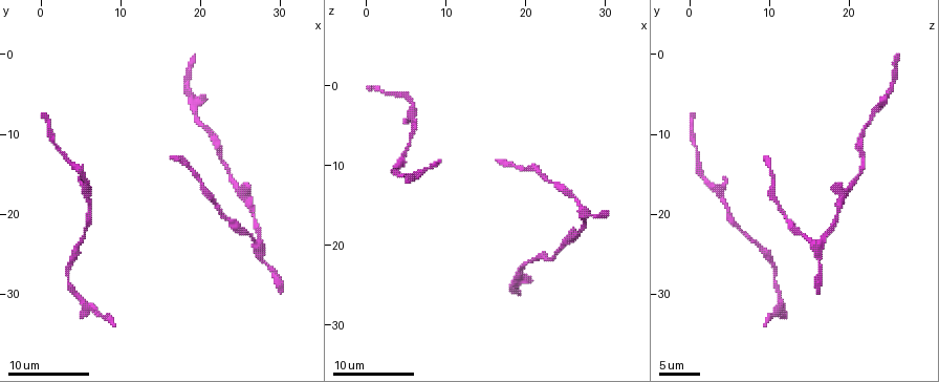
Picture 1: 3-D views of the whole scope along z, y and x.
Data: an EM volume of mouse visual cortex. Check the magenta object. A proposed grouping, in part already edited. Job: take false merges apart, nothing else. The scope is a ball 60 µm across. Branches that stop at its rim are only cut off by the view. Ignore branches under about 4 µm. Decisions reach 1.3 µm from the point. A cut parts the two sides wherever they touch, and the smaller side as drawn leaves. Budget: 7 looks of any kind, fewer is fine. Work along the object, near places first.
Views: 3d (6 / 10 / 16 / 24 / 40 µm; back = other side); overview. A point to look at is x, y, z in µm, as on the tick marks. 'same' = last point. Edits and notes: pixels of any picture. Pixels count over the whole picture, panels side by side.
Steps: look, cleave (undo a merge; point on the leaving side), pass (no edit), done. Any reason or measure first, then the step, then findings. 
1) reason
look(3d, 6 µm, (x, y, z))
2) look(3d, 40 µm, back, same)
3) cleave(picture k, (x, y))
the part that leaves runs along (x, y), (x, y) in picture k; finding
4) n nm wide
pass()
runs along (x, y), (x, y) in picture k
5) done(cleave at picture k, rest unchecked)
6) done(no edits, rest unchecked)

calibre changes
look(3d, 6 µm, (3.2, 13.0, 1.2))

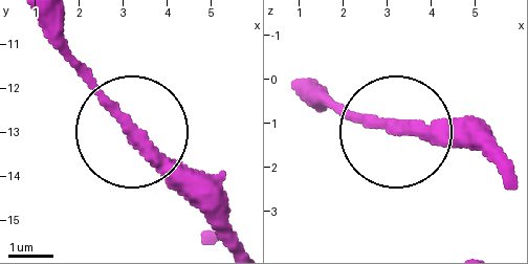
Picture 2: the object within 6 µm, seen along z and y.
other side
look(3d, 6 µm, back, (3.35, 13.10, 1.05))

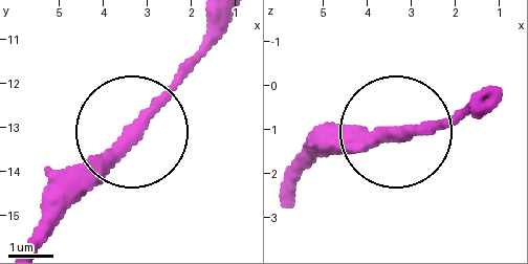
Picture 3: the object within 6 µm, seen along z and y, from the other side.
290 nm wide
pass()
continuous, no second cell

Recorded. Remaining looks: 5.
thick turns thin
look(3d, 10 µm, (26.2, 18.8, 19.2))

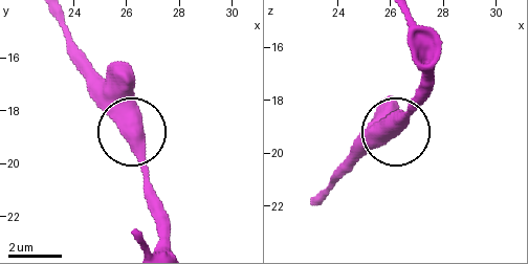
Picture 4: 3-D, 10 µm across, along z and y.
look(3d, 6 µm, (25.9, 18.7, 19.0))

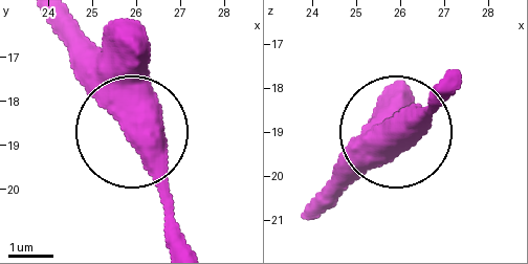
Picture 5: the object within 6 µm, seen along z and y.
pass()
continuous, no second cell

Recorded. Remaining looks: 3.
look(3d, 6 µm, (5.8, 17.6, 4.2))

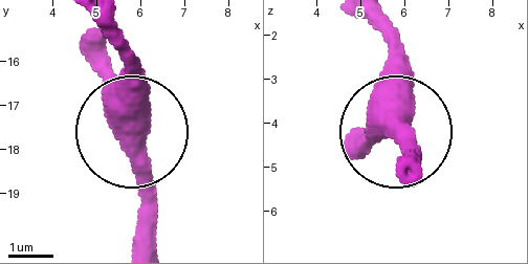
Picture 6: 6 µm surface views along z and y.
side arm 12 µm
pass()
continuous, no second cell

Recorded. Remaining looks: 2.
done(no edits, rest unchecked)

